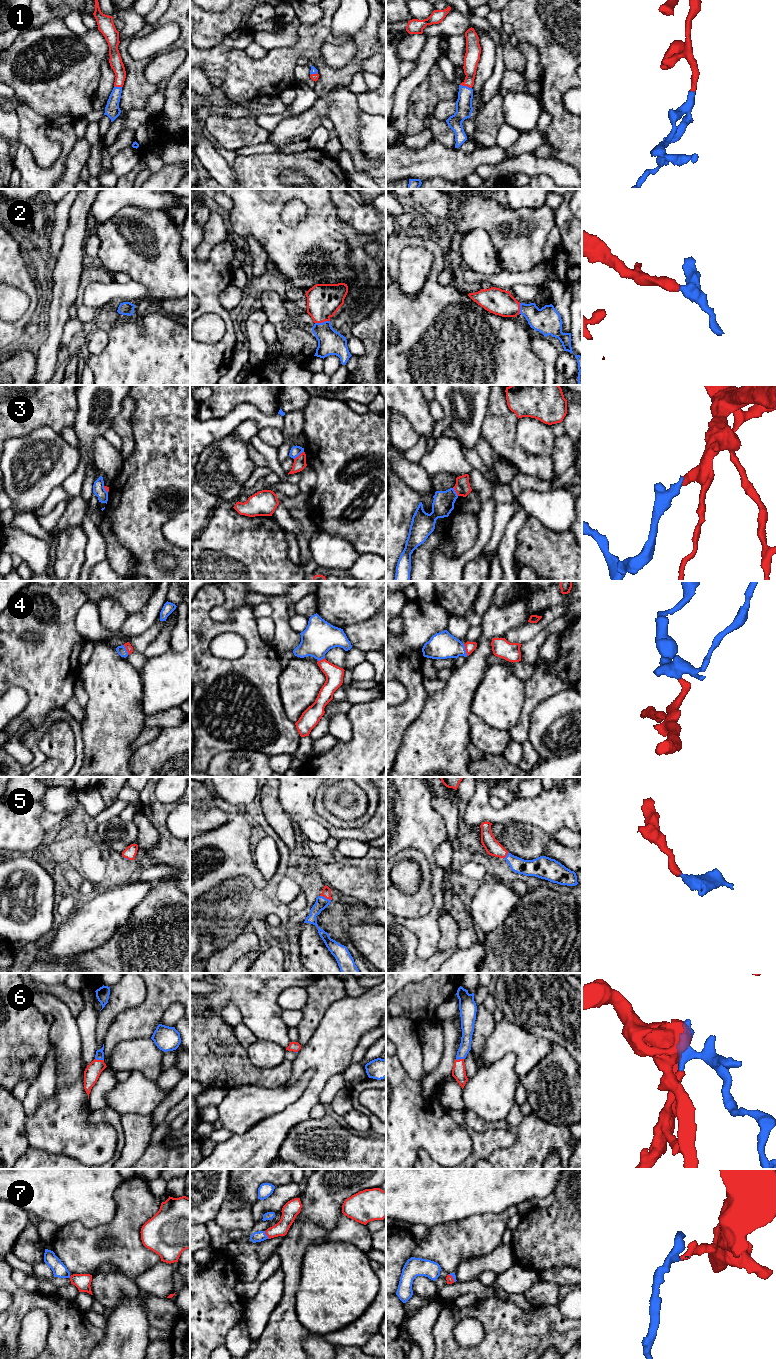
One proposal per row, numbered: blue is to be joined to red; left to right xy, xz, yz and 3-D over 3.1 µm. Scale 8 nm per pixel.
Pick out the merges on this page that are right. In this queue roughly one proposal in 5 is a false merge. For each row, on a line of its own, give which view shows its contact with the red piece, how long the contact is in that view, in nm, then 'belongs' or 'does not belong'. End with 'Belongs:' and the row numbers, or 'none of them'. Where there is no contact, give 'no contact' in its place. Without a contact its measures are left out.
1: contact in yz; length 100 nm; belongs
2: contact in xz; length 120 nm; belongs
3: contact in xz; length 100 nm; does not belong
4: contact in yz; length 100 nm; belongs
5: contact in xz; length 100 nm; belongs
6: contact in xy; length 70 nm; belongs
7: contact in xz; length 80 nm; belongs
Belongs: 1, 2, 4, 5, 6, 7

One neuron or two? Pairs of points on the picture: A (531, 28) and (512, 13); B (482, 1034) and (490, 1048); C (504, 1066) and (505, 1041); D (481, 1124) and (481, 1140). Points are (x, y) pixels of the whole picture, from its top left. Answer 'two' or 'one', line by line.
A: one
B: two
C: two
D: two

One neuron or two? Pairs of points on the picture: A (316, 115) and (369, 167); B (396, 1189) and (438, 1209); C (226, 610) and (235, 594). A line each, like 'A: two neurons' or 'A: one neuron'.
A: two neurons
B: one neuron
C: one neuron

